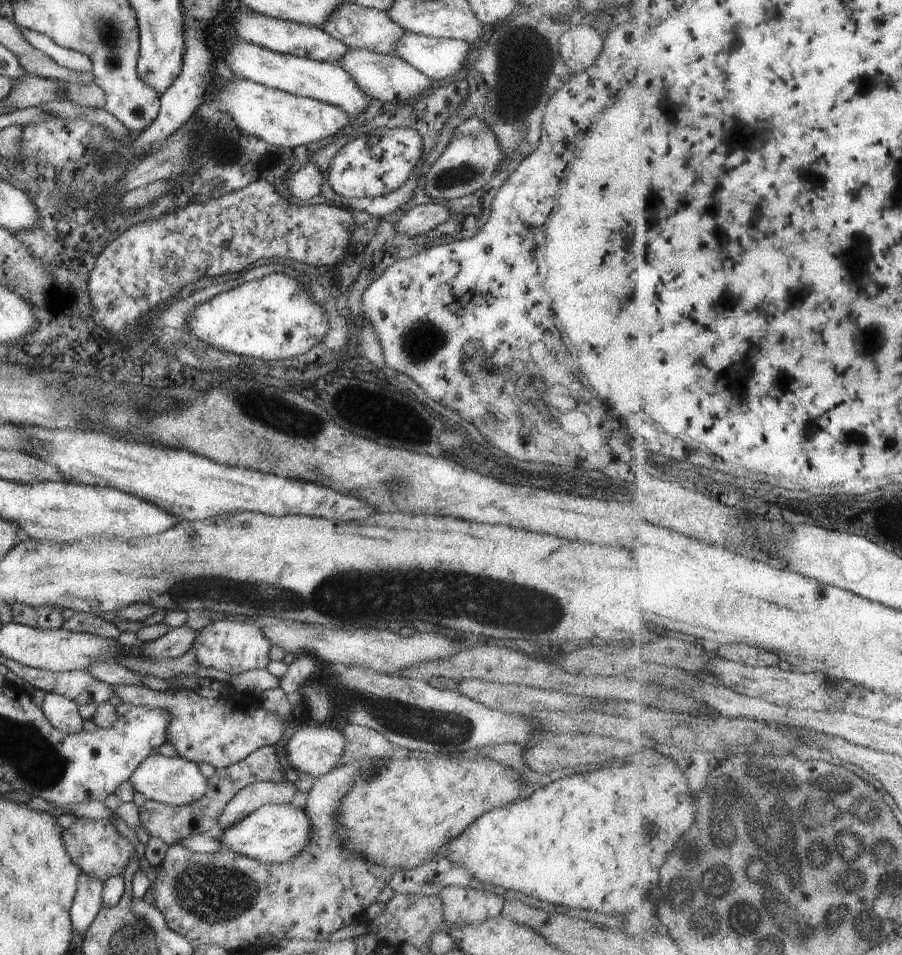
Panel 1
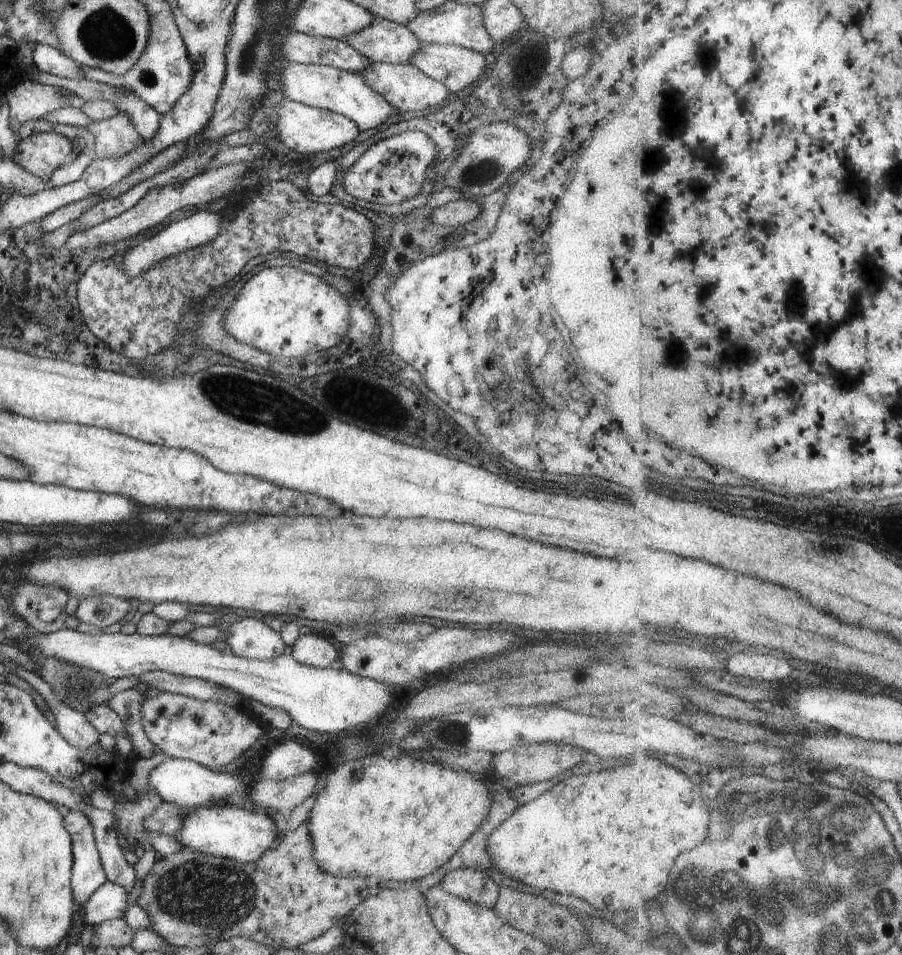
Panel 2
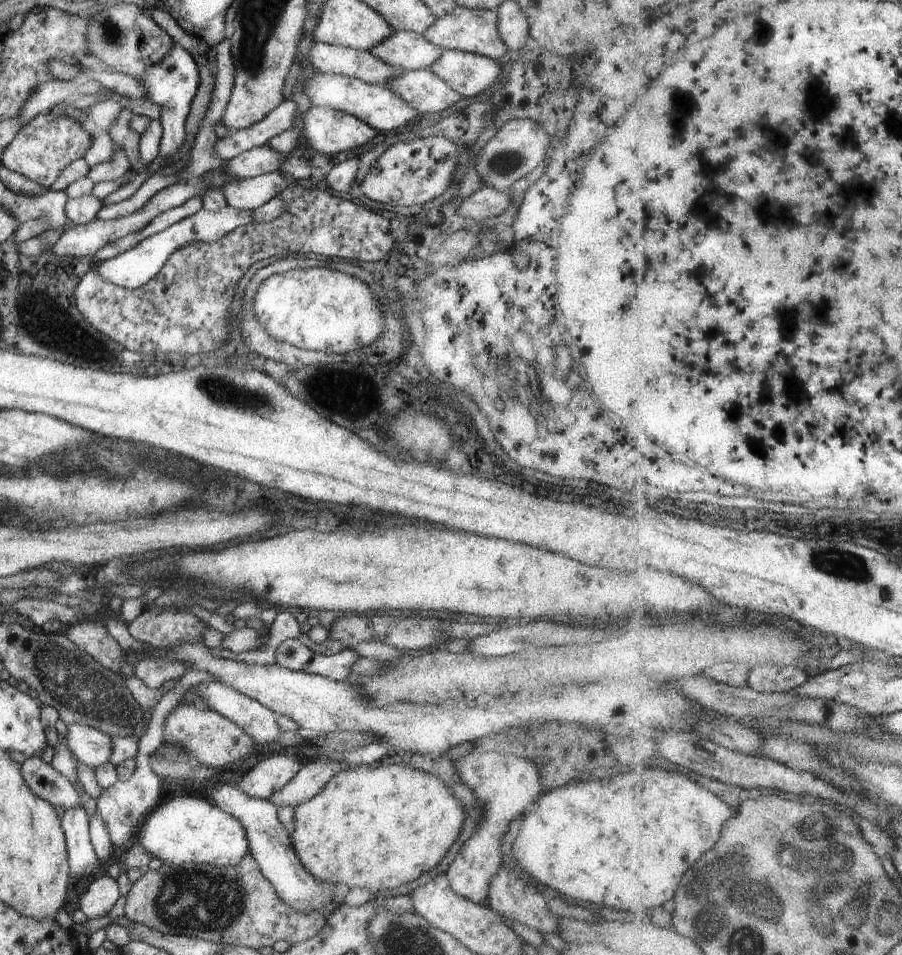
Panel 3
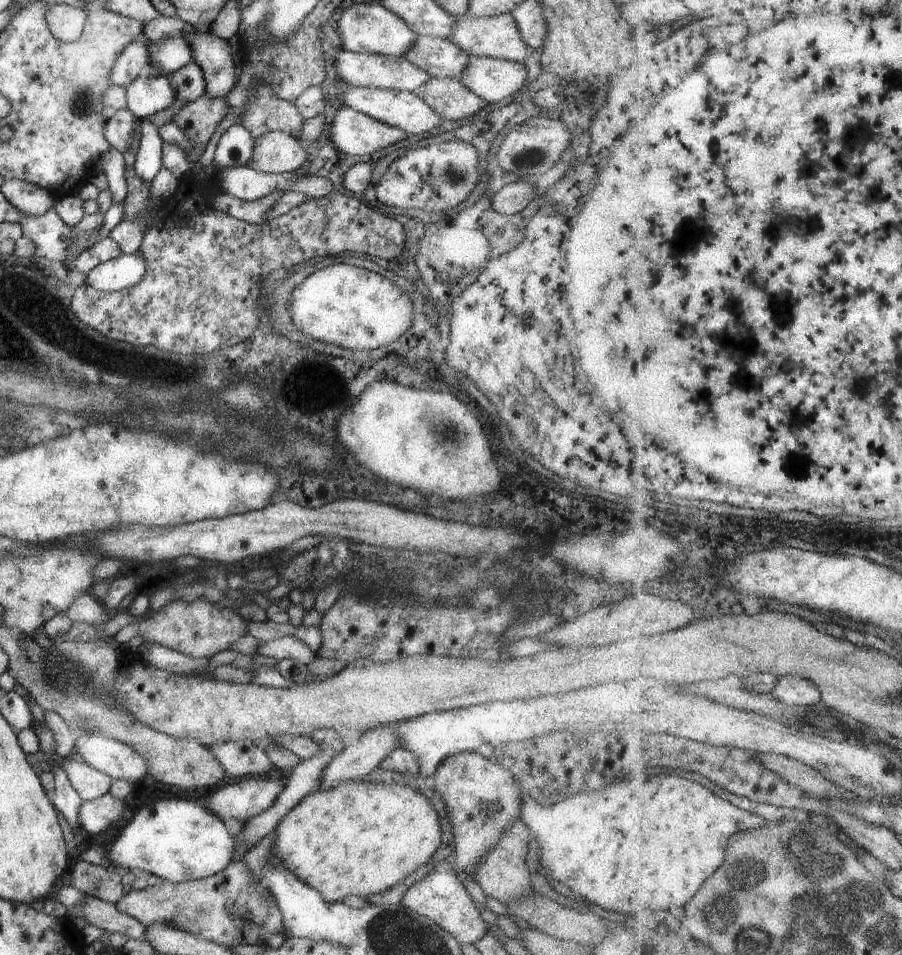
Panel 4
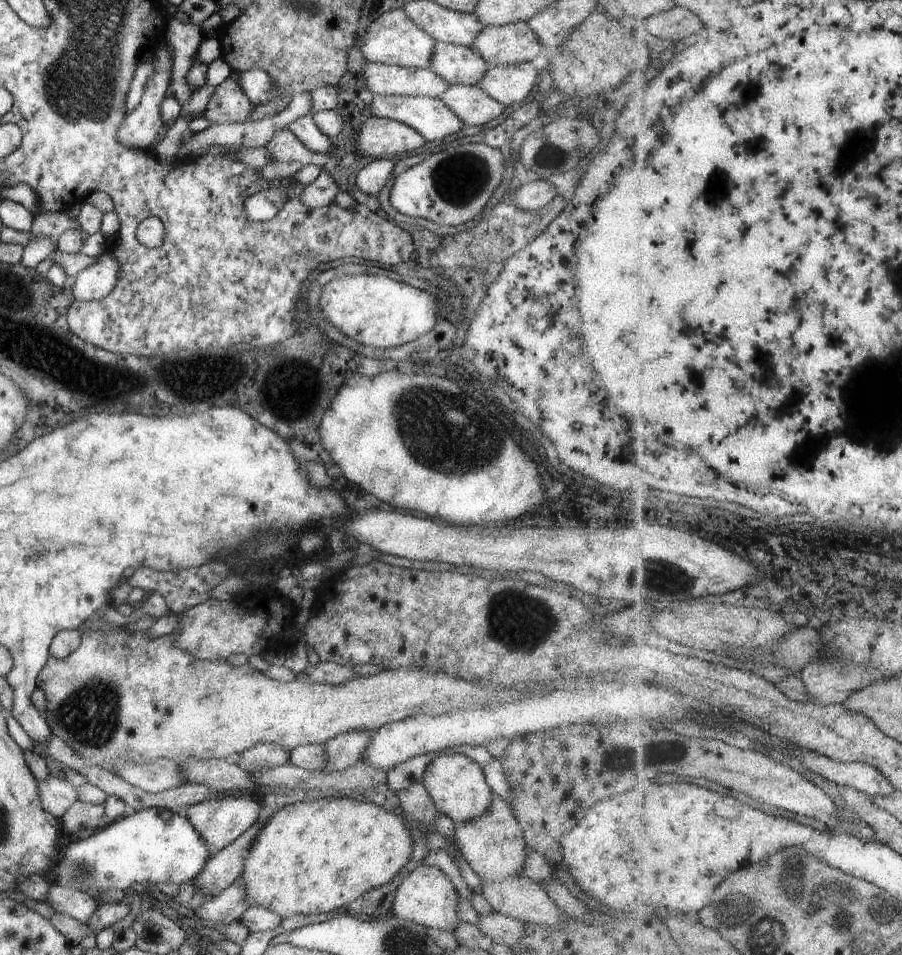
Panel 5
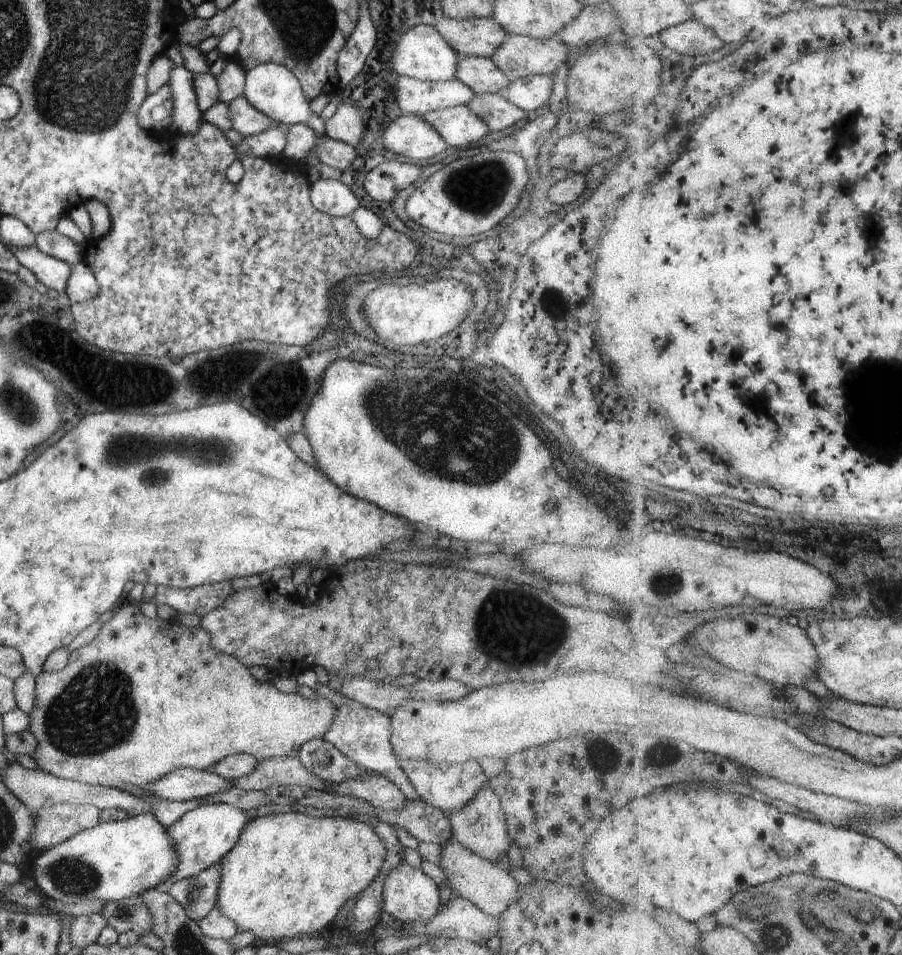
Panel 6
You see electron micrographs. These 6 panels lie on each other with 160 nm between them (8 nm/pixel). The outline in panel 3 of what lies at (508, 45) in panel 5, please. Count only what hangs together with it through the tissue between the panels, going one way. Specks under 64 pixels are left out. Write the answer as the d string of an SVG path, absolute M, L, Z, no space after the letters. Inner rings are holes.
M455 5L447 14L437 17L423 32L423 38L442 49L457 49L492 58L504 60L510 53L499 38L495 9L466 9Z

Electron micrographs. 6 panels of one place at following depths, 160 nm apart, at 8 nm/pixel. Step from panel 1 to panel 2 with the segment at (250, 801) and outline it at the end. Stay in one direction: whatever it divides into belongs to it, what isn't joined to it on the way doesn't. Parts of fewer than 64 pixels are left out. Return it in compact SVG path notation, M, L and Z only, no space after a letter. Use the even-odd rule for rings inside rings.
M312 771L283 780L257 779L255 784L248 788L249 800L261 810L277 810L287 814L313 792L315 782L316 776Z

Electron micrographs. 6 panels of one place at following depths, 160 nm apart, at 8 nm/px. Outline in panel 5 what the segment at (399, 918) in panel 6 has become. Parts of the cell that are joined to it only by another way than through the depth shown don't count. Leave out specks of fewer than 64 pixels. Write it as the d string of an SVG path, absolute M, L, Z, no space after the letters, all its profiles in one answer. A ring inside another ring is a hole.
M421 864L408 872L397 885L390 914L424 927L454 932L459 923L455 914L455 906L459 900L457 897L458 894L445 872Z

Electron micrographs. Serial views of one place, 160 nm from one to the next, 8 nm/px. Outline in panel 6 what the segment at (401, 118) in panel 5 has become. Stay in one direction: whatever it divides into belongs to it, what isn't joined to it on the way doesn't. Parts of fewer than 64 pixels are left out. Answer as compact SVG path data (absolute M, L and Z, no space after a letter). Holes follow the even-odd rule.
M467 105L435 109L417 116L424 123L429 123L449 147L468 146L490 132L489 127Z

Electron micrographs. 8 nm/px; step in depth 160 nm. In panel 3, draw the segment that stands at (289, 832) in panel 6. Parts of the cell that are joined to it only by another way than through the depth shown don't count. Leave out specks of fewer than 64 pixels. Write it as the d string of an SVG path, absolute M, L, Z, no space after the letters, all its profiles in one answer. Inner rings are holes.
M363 764L363 768L359 766L347 767L337 772L335 776L331 776L323 788L309 800L301 802L294 807L293 820L295 820L295 828L291 832L291 844L293 849L297 852L297 856L301 860L301 864L305 868L306 872L309 872L313 879L318 882L326 884L338 884L344 885L349 889L353 887L365 888L368 890L371 896L374 896L378 892L385 892L387 889L395 888L400 884L412 881L417 878L421 873L429 870L432 866L435 866L441 857L447 852L451 843L456 839L457 833L460 831L462 820L464 819L464 809L454 796L451 796L447 787L431 774L424 773L423 771L413 770L408 766L402 764L388 764L376 765Z

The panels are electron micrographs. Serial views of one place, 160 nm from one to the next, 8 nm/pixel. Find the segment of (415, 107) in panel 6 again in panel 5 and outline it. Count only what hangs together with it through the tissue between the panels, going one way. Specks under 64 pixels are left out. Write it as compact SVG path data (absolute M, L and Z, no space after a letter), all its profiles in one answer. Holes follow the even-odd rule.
M366 62L362 76L366 88L375 95L405 95L439 98L450 85L427 69Z

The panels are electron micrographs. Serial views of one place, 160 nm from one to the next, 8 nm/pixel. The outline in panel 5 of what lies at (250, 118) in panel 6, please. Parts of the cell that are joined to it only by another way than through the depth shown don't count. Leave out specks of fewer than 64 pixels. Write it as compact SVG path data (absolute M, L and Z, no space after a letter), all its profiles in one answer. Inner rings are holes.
M231 71L221 84L214 87L201 115L212 124L242 123L248 120L253 107L239 86L238 74Z

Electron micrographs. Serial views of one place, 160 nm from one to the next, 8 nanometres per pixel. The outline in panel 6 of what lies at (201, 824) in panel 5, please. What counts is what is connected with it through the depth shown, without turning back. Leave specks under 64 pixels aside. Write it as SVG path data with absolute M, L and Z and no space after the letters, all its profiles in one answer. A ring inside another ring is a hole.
M209 802L207 805L199 806L182 814L179 819L166 828L178 856L176 869L155 888L165 890L175 881L195 876L207 867L215 865L224 854L229 852L230 848L233 848L247 820L249 819L242 810L225 803Z

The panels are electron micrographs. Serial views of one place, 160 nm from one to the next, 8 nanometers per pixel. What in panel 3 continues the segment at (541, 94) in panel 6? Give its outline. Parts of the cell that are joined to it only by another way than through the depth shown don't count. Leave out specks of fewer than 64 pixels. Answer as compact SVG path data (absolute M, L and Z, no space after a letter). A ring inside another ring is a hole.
M444 49L427 69L462 97L475 96L497 82L501 61L457 49Z

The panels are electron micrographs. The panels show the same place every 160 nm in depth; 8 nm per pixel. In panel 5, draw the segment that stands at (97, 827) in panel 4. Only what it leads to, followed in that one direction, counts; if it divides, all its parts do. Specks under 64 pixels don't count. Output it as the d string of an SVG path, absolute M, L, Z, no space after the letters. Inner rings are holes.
M77 800L60 816L62 824L60 828L70 837L75 838L81 826L95 828L102 825L105 822L103 816L104 806L102 803L94 805Z

